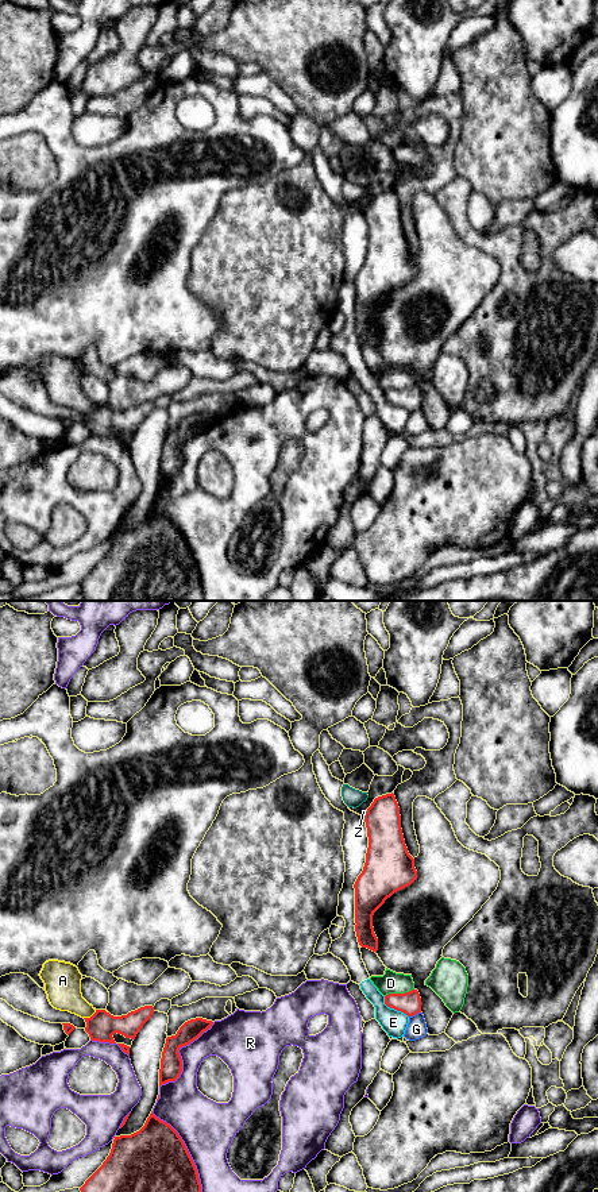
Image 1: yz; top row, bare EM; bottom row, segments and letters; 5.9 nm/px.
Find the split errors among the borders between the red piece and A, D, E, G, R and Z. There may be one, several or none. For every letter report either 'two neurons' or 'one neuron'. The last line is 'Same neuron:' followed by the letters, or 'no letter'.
A: two neurons
D: two neurons
E: two neurons
G: two neurons
R: two neurons
Z: two neurons
Same neuron: no letter

